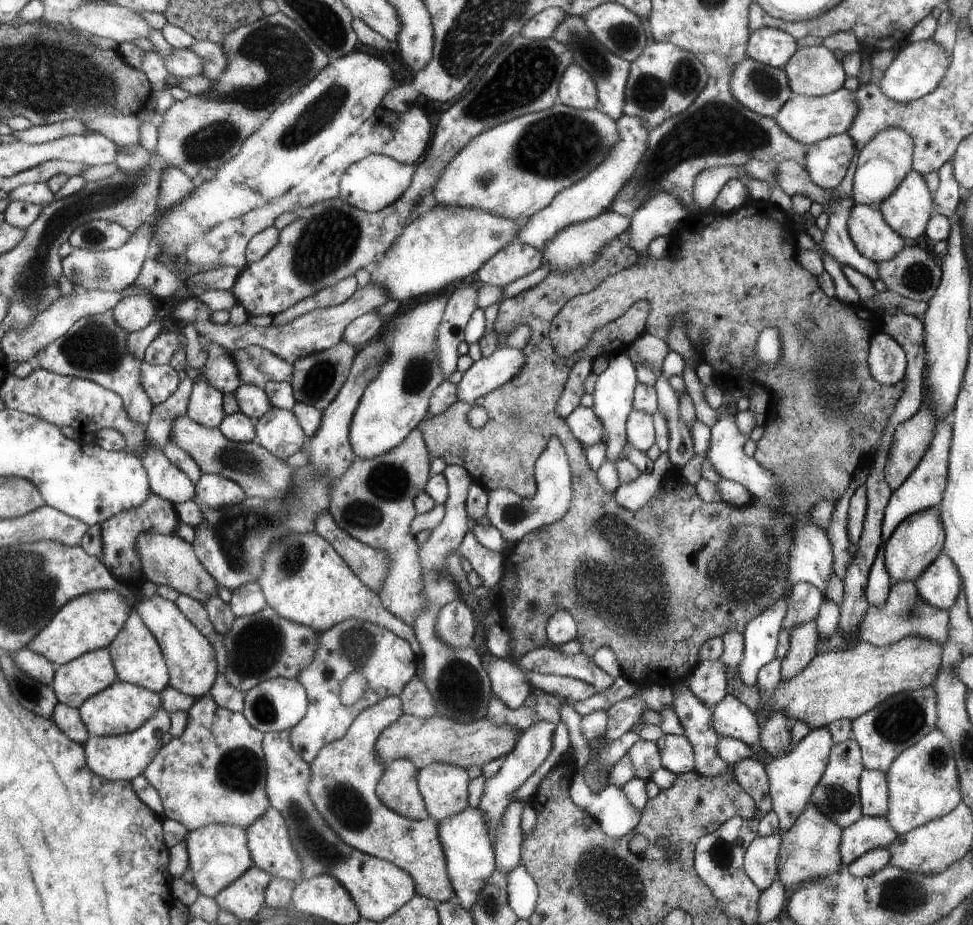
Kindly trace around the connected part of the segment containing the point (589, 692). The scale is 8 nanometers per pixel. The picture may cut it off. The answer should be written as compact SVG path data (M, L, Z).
M532 670L526 671L526 676L534 690L542 689L544 693L561 696L570 703L586 700L598 693L591 684L572 677L545 675Z

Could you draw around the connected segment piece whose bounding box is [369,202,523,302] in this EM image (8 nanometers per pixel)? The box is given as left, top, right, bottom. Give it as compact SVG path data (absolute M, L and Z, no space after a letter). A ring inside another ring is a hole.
M428 202L421 214L410 220L409 226L402 231L397 242L390 246L389 251L369 266L371 281L383 287L392 301L404 302L424 293L438 294L440 288L446 290L448 284L464 280L466 276L478 272L497 252L516 241L522 225L522 220L512 220L474 207L446 207Z

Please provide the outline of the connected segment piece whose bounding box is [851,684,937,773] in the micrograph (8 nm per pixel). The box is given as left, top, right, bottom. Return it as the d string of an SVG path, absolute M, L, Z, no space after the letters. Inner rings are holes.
M933 684L889 696L851 722L852 738L861 745L864 768L888 772L897 756L937 728L937 692Z

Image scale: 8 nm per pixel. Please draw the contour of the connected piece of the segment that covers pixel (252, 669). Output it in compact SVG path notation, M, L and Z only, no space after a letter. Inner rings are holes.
M270 605L256 614L235 617L232 628L222 636L227 650L225 677L244 693L266 679L296 679L317 655L321 643L321 634L317 629L286 619Z

